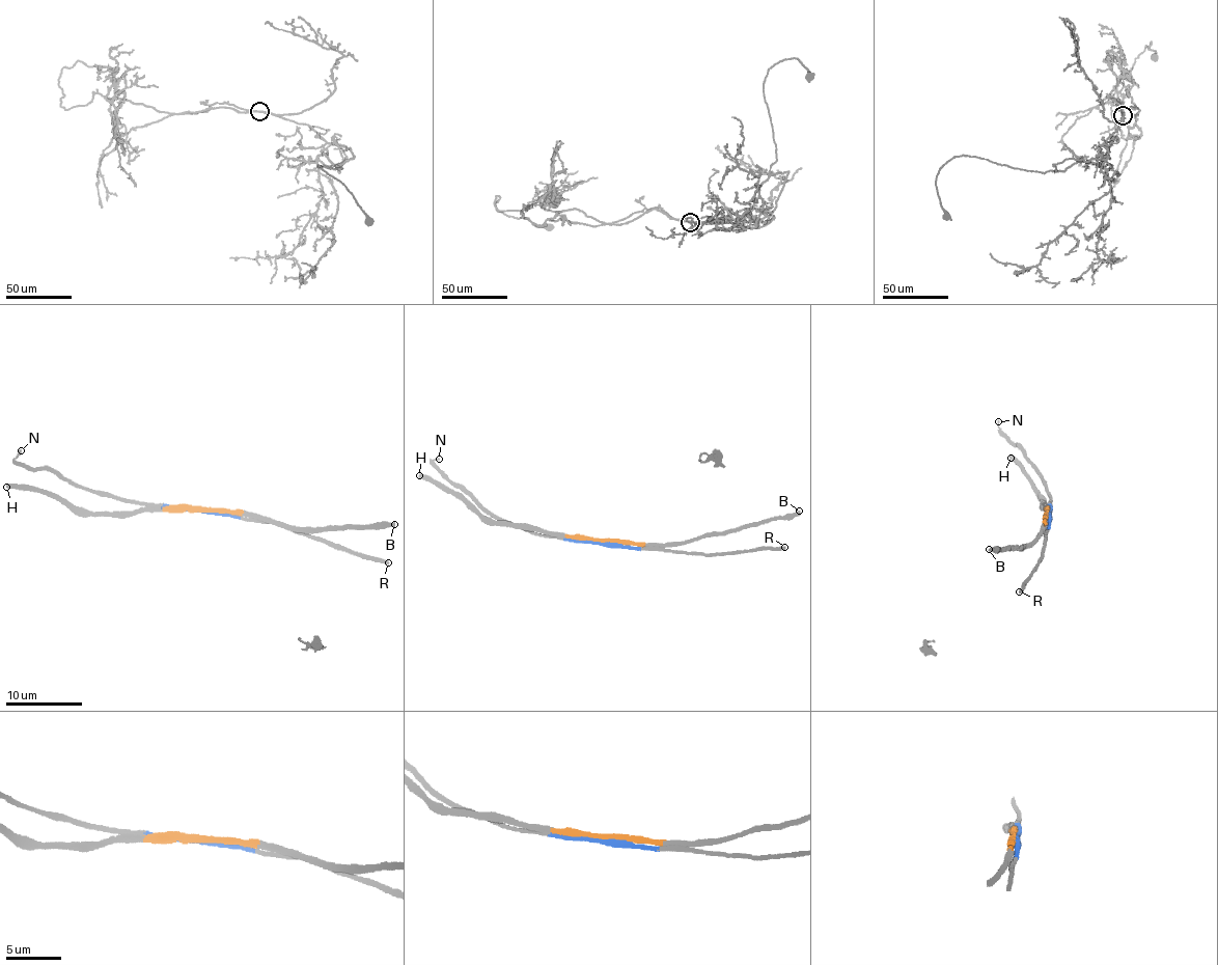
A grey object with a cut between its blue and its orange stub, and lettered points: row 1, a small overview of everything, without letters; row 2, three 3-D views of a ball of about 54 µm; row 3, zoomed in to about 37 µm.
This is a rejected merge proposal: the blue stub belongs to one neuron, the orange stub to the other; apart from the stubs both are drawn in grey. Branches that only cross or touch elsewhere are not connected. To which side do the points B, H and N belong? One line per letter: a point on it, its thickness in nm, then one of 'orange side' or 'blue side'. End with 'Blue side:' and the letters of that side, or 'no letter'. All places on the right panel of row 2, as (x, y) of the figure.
B: (989, 549) | 400 nm | orange side
H: (1011, 458) | 460 nm | orange side
N: (998, 421) | 190 nm | blue side
Blue side: N

